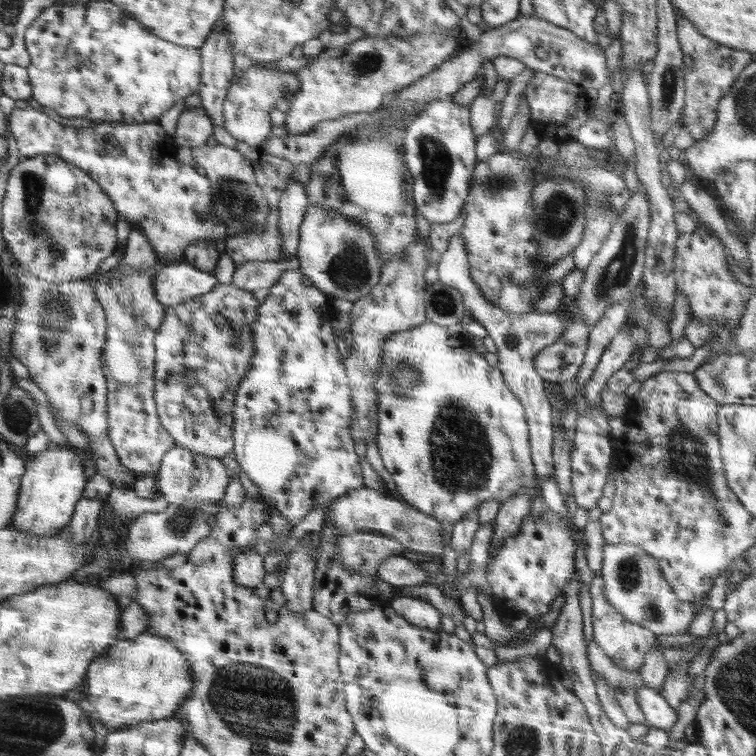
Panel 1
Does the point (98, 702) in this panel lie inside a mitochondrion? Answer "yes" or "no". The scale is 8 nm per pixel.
no

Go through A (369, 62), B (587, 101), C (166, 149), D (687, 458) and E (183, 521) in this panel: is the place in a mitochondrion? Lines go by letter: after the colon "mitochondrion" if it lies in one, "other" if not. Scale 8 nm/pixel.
A: mitochondrion
B: other
C: other
D: mitochondrion
E: mitochondrion

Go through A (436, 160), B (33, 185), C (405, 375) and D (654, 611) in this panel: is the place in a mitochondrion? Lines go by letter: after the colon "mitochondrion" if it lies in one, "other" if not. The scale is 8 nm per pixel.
A: mitochondrion
B: mitochondrion
C: mitochondrion
D: mitochondrion

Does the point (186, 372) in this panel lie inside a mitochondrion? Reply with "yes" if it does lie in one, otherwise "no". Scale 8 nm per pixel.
no

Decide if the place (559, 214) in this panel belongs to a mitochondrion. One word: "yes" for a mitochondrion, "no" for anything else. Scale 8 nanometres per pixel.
yes

